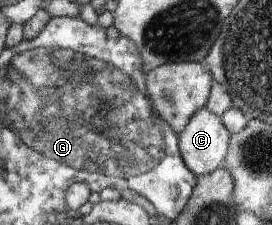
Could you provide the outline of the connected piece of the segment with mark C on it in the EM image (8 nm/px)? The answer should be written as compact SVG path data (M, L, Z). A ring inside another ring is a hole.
M206 107L200 109L178 133L185 165L196 176L213 173L226 159L230 136L218 115Z

